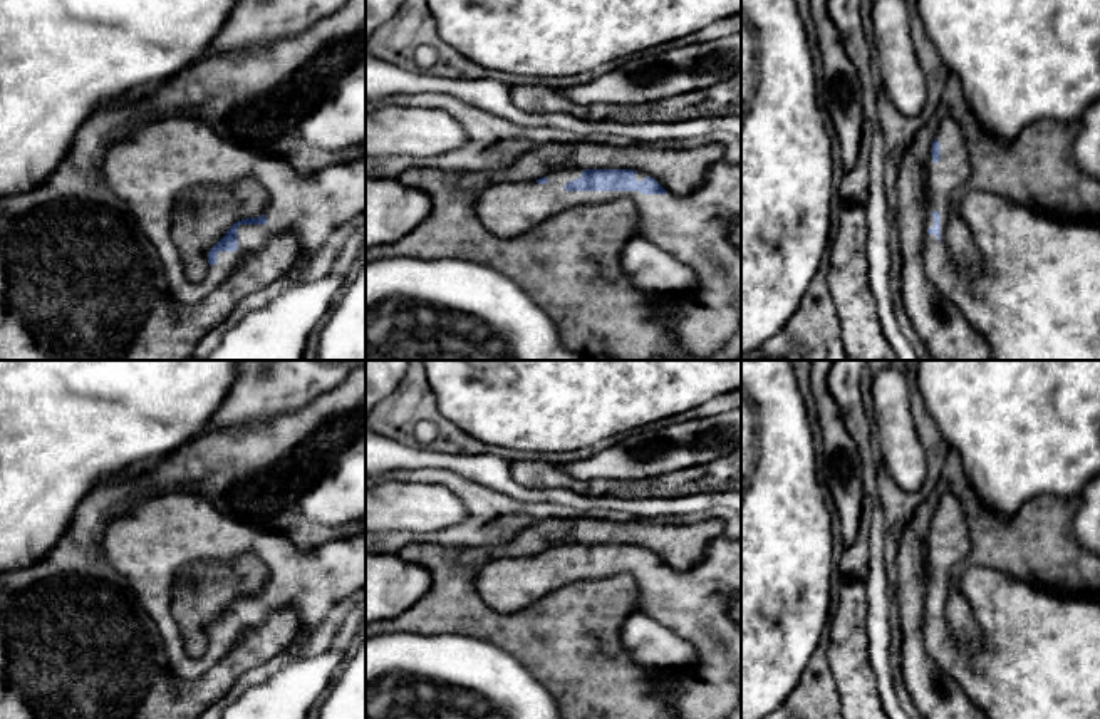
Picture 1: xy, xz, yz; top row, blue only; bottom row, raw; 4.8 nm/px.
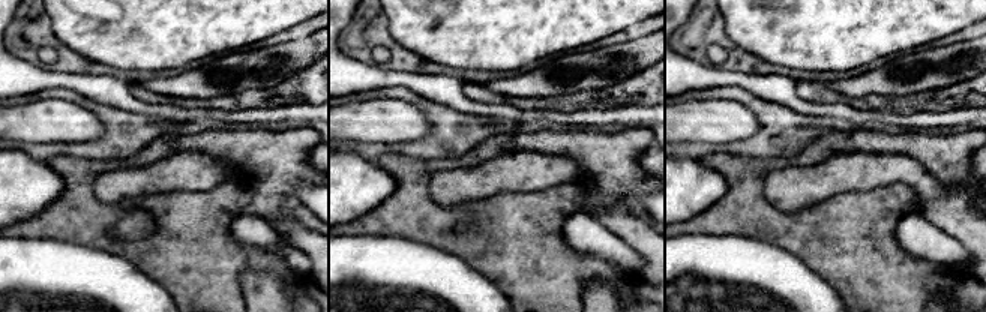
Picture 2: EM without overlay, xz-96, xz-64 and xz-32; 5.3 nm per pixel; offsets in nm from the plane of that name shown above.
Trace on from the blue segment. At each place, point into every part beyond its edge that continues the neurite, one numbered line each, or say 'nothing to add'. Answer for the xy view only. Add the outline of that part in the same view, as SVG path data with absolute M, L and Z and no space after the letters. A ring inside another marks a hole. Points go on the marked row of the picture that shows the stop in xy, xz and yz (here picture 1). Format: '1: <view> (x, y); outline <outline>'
1: xy (146, 171); outline M184 116L153 121L129 137L111 144L102 161L102 173L107 189L127 206L141 231L154 245L171 297L184 305L200 303L211 295L246 255L260 251L272 236L295 235L302 258L309 258L315 256L334 230L366 213L366 156L300 176L287 161L263 158L238 147L221 139L206 122ZM246 176L252 176L268 194L263 211L268 223L240 225L238 250L220 251L218 263L208 265L203 280L188 280L181 253L171 236L174 199L198 184L220 188Z

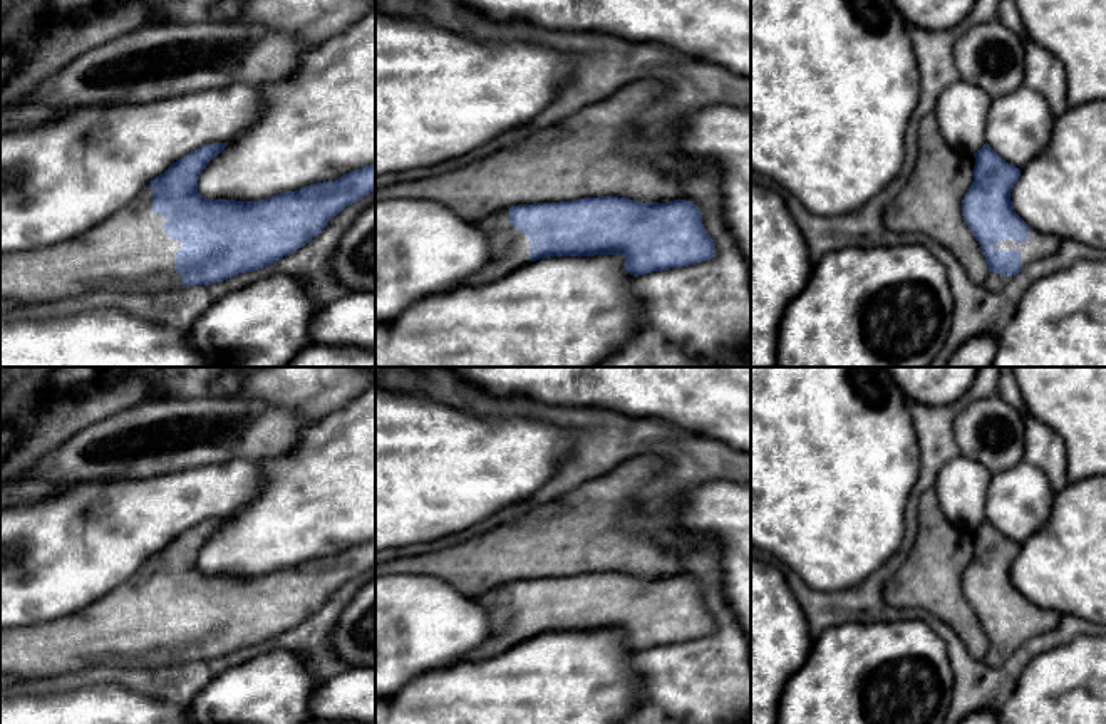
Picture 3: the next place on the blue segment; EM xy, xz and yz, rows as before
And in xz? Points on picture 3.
1: xz (510, 247); outline M509 208L473 223L491 243L493 260L471 278L473 287L498 282L530 265L530 236L509 223Z

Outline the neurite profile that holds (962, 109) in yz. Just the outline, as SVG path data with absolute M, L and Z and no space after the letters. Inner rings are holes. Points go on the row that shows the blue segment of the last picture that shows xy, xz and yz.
M959 79L938 99L935 119L947 144L977 153L985 144L992 97L980 87Z

